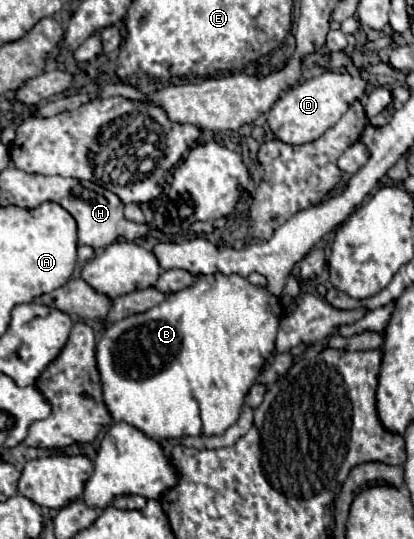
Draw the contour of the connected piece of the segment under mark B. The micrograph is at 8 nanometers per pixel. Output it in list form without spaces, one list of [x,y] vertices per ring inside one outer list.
[[[213,273],[197,275],[193,285],[169,293],[157,307],[117,321],[105,329],[95,349],[103,399],[111,417],[137,427],[151,439],[223,435],[239,419],[249,387],[273,355],[281,315],[281,301],[265,287],[251,285],[241,275]]]

